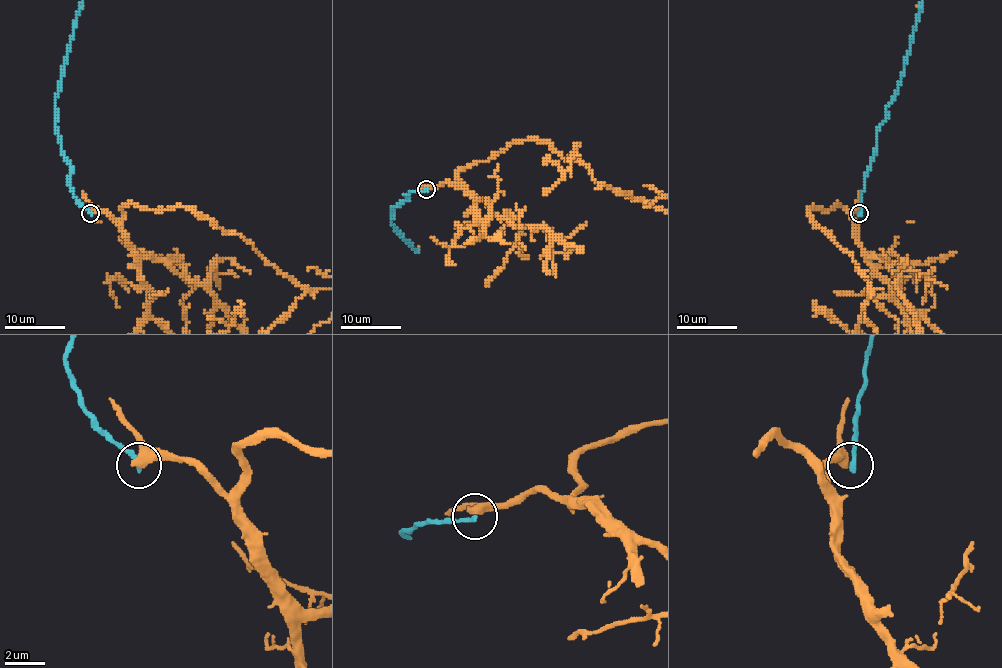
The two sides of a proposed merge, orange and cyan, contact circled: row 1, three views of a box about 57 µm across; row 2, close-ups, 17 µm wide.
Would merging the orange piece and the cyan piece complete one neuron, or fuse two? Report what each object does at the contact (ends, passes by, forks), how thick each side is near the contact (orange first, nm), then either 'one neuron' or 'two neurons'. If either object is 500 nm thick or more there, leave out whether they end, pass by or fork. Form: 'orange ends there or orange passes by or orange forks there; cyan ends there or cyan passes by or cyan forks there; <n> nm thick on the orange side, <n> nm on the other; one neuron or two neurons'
orange passes by; cyan ends there; 400 nm thick on the orange side, 220 nm on the other; two neurons

